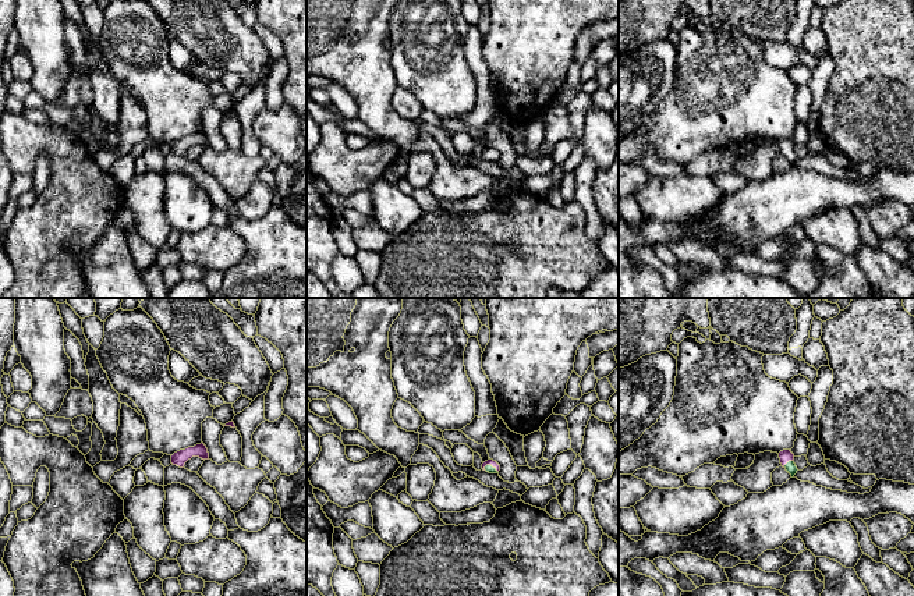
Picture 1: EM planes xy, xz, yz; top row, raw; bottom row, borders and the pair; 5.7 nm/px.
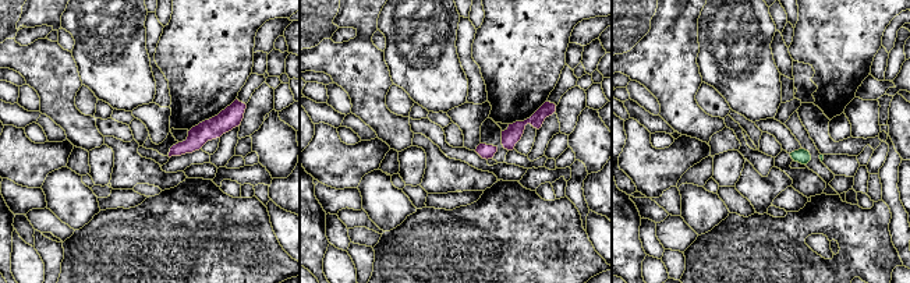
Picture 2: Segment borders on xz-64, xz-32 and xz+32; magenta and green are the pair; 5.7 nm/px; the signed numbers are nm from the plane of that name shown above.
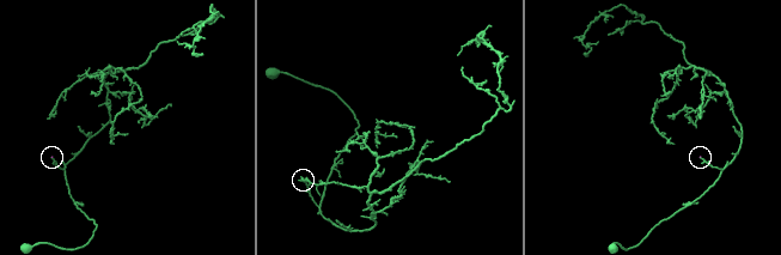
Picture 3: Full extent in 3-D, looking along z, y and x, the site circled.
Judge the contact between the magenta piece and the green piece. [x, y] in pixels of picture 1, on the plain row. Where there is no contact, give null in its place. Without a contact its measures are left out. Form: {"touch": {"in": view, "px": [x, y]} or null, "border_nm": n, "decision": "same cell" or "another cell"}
{"touch": {"in": "yz", "px": [787, 149]}, "border_nm": 80, "decision": "same cell"}

